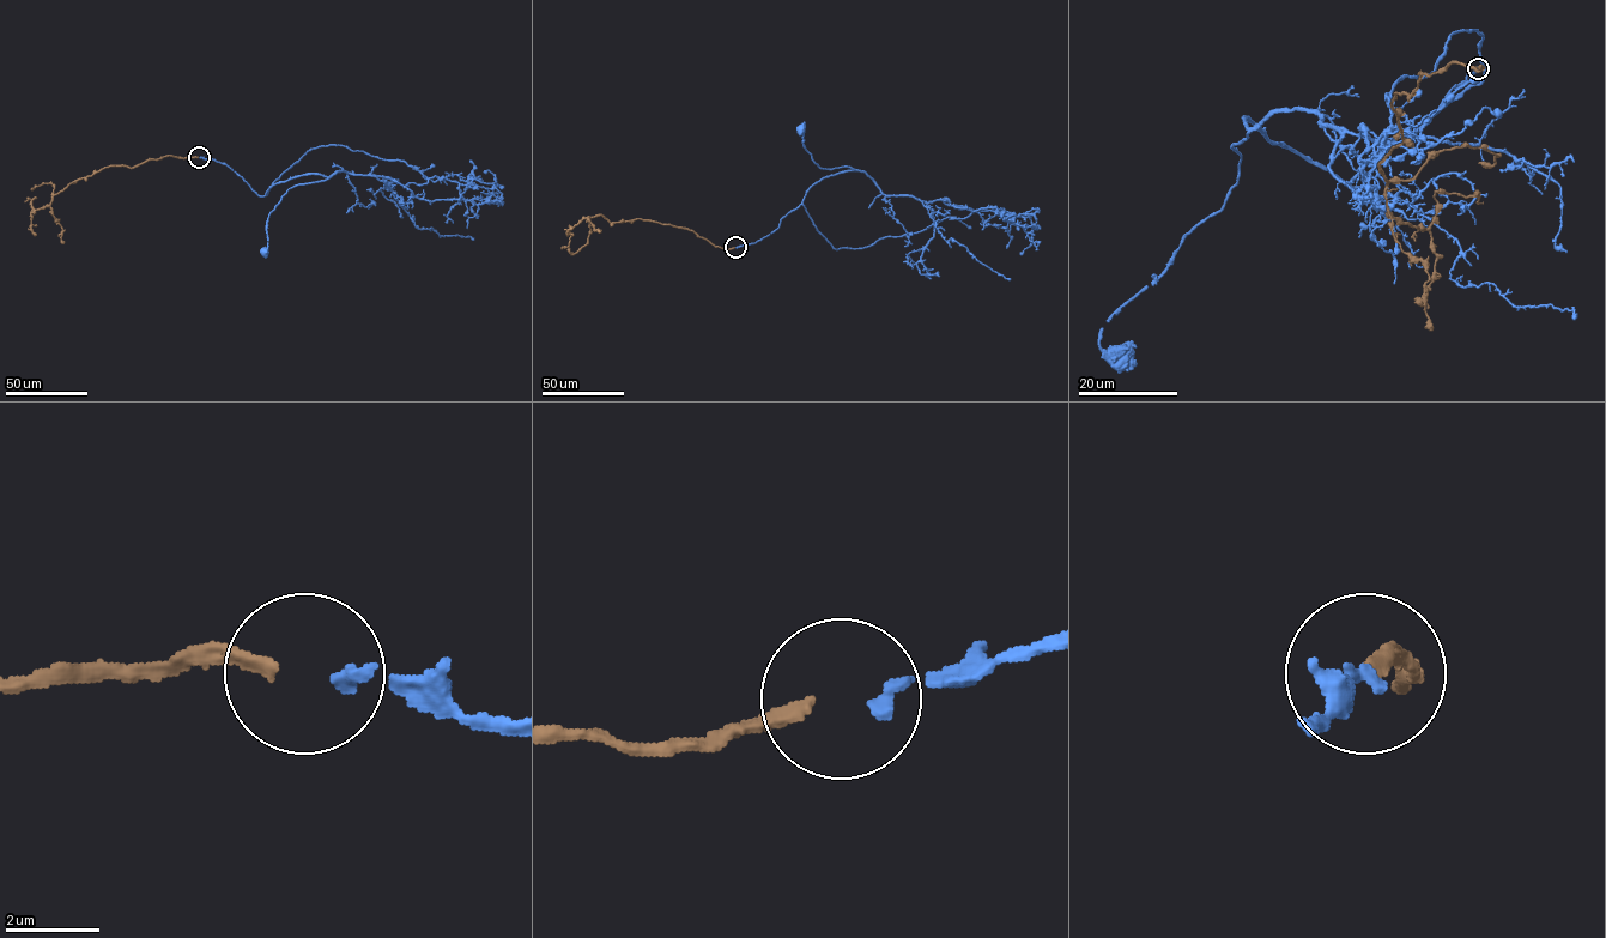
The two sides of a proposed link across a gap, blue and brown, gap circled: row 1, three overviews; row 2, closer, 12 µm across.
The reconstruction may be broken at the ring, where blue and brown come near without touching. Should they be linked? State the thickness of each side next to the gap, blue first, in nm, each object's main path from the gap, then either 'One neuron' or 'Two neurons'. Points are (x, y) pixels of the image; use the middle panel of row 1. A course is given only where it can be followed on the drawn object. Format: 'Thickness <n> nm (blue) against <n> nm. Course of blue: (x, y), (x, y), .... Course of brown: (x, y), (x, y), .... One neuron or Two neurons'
Thickness 300 nm (blue) against 280 nm. Course of blue: (737, 247), (776, 230), (806, 192), (828, 176), (864, 171), (820, 168), (804, 145), (804, 122), (800, 128). Course of brown: (734, 247), (714, 246), (682, 228), (640, 218), (611, 223), (597, 215), (571, 228), (569, 244), (562, 248). One neuron

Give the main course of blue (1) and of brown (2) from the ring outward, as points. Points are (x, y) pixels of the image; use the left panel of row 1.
1: (200, 157), (224, 163), (260, 195), (303, 175), (327, 177), (294, 186), (282, 197), (270, 213), (264, 252)
2: (198, 157), (169, 155), (132, 168), (110, 165), (74, 181), (40, 209), (32, 210), (34, 198), (25, 201)

